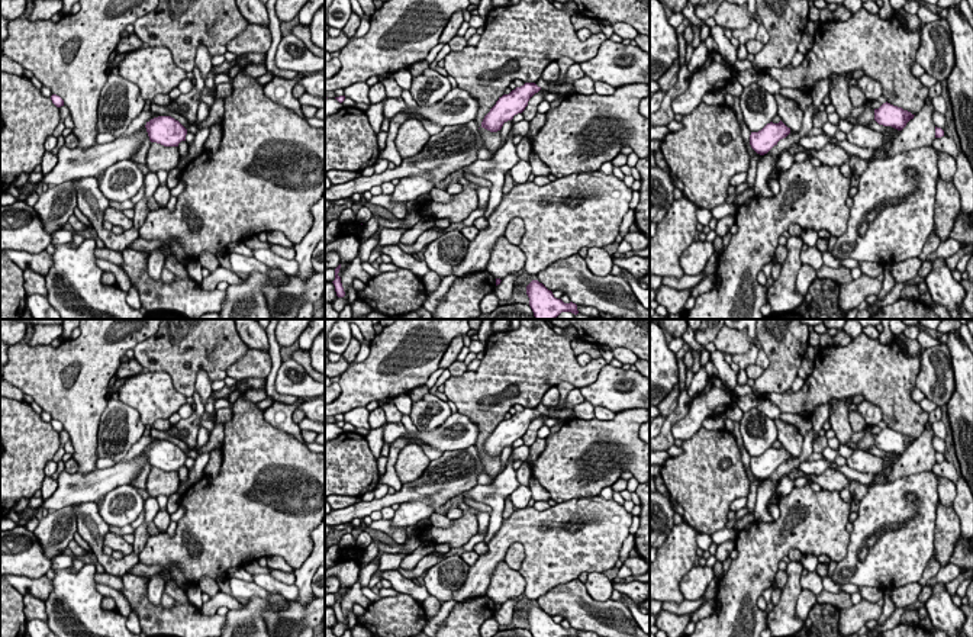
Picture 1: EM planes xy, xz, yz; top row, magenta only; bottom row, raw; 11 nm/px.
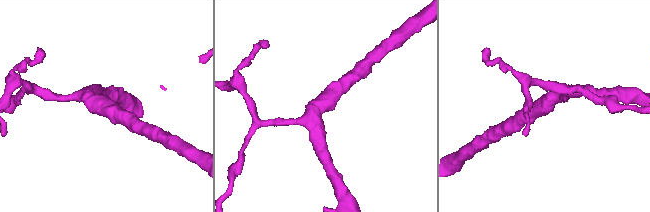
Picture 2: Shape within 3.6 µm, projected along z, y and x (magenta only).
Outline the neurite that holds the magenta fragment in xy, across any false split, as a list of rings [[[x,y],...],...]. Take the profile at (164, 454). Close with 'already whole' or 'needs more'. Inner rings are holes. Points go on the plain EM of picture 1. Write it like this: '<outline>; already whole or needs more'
[[[158,441],[145,450],[149,466],[164,472],[177,472],[181,483],[187,483],[187,454],[171,441]]]; needs more

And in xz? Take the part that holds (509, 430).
[[[525,408],[523,411],[512,415],[509,419],[503,419],[484,441],[481,453],[490,457],[499,456],[502,467],[505,469],[512,454],[513,441],[522,438],[528,431],[529,424],[539,415],[541,412],[535,408]]]; needs more

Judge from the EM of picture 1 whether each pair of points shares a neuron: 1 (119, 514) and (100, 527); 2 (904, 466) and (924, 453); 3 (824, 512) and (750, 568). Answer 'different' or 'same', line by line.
1: different
2: same
3: same

